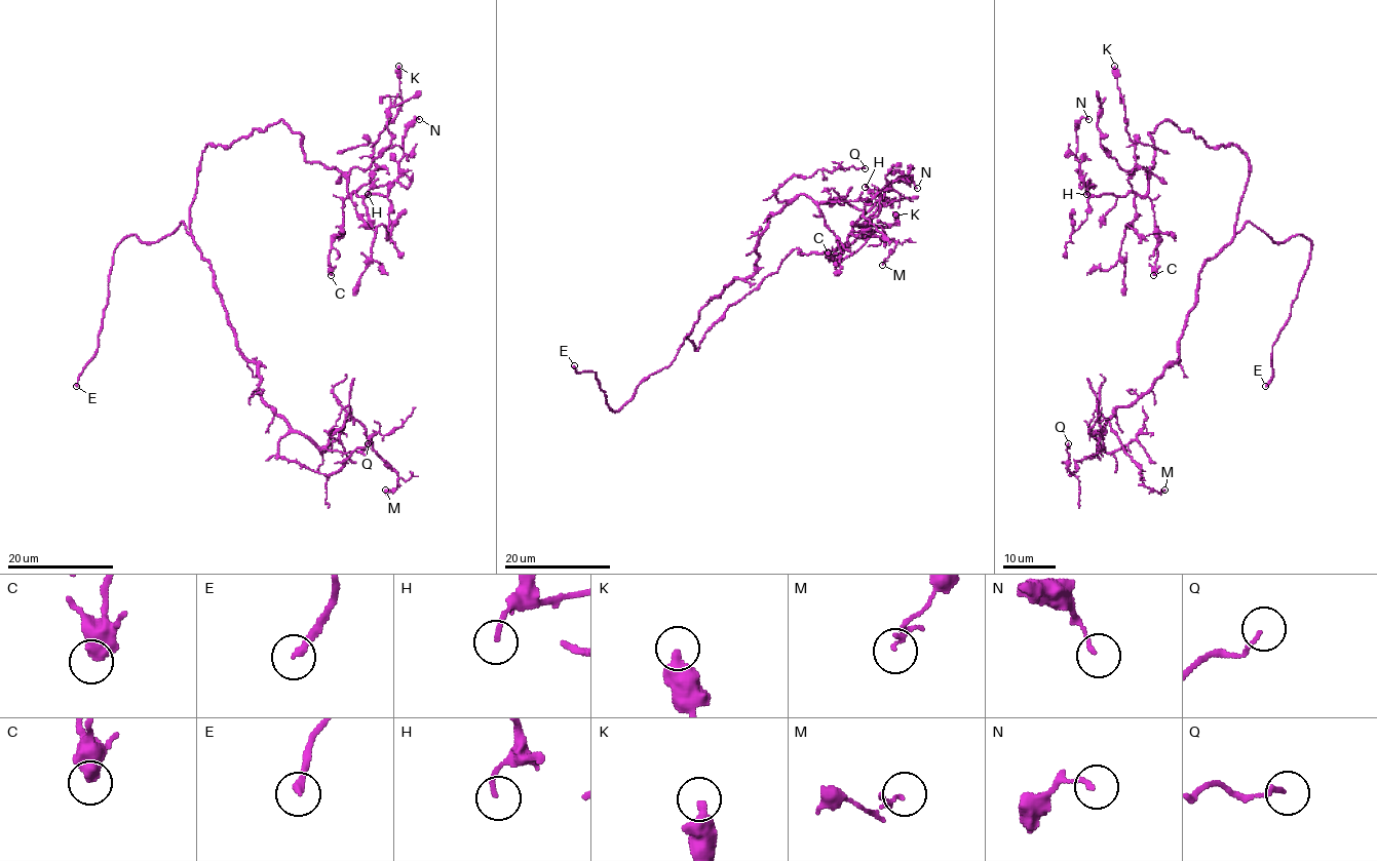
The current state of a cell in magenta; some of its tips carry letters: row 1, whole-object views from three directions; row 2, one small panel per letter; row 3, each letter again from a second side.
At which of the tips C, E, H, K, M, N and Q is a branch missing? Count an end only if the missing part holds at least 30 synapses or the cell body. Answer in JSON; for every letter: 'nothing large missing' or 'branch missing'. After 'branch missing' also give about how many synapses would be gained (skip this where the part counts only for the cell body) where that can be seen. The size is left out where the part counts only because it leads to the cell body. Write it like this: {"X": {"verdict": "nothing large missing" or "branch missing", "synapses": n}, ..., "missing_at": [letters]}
{"C": {"verdict": "nothing large missing"}, "E": {"verdict": "branch missing"}, "H": {"verdict": "nothing large missing"}, "K": {"verdict": "nothing large missing"}, "M": {"verdict": "nothing large missing"}, "N": {"verdict": "nothing large missing"}, "Q": {"verdict": "nothing large missing"}, "missing_at": ["E"]}

